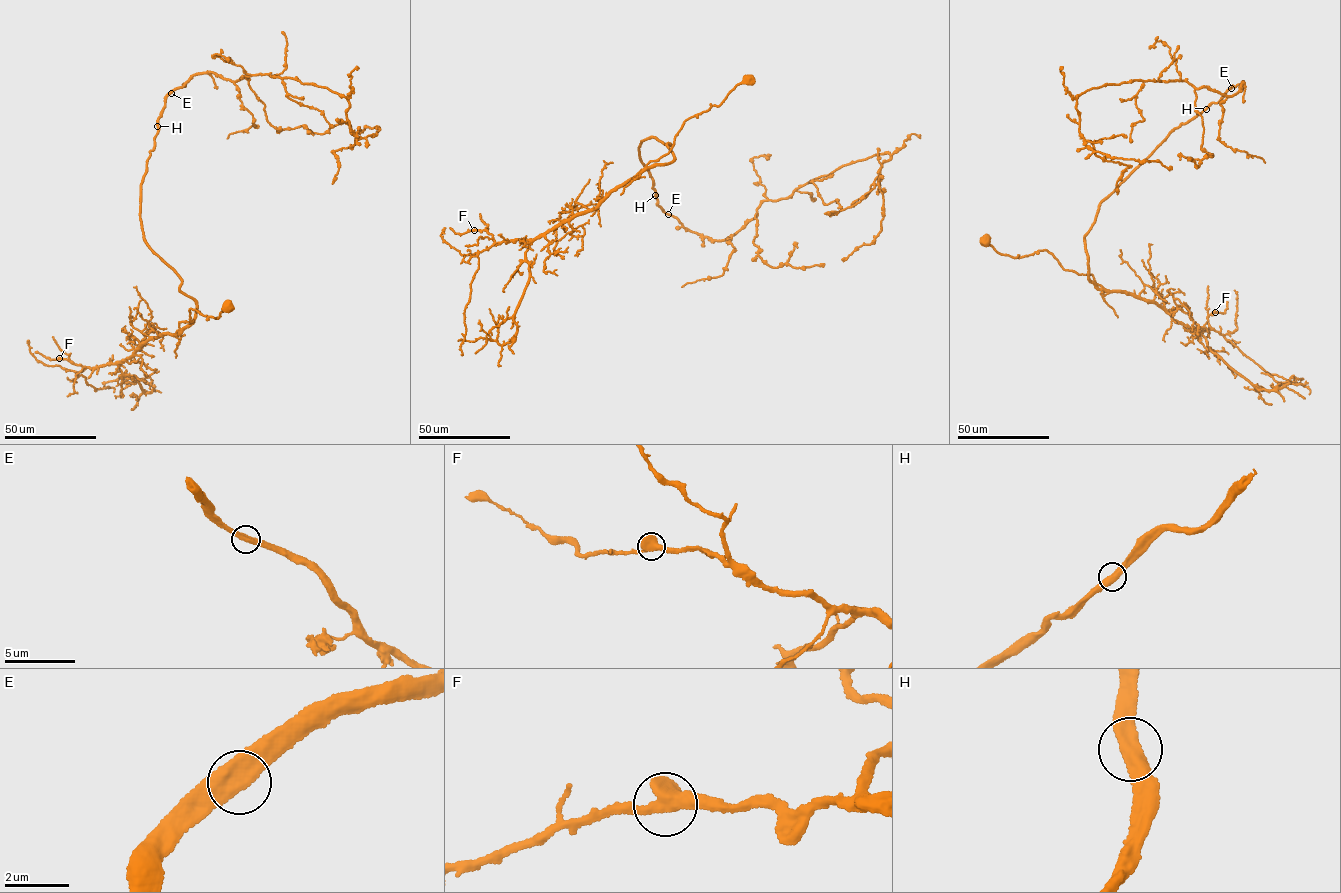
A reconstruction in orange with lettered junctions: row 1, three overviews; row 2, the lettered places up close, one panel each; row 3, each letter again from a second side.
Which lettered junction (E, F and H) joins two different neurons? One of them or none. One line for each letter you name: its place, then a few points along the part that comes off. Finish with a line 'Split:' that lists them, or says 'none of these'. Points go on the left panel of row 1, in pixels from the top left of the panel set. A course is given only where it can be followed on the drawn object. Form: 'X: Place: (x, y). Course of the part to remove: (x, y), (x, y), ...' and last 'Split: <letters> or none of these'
Split: none of these

